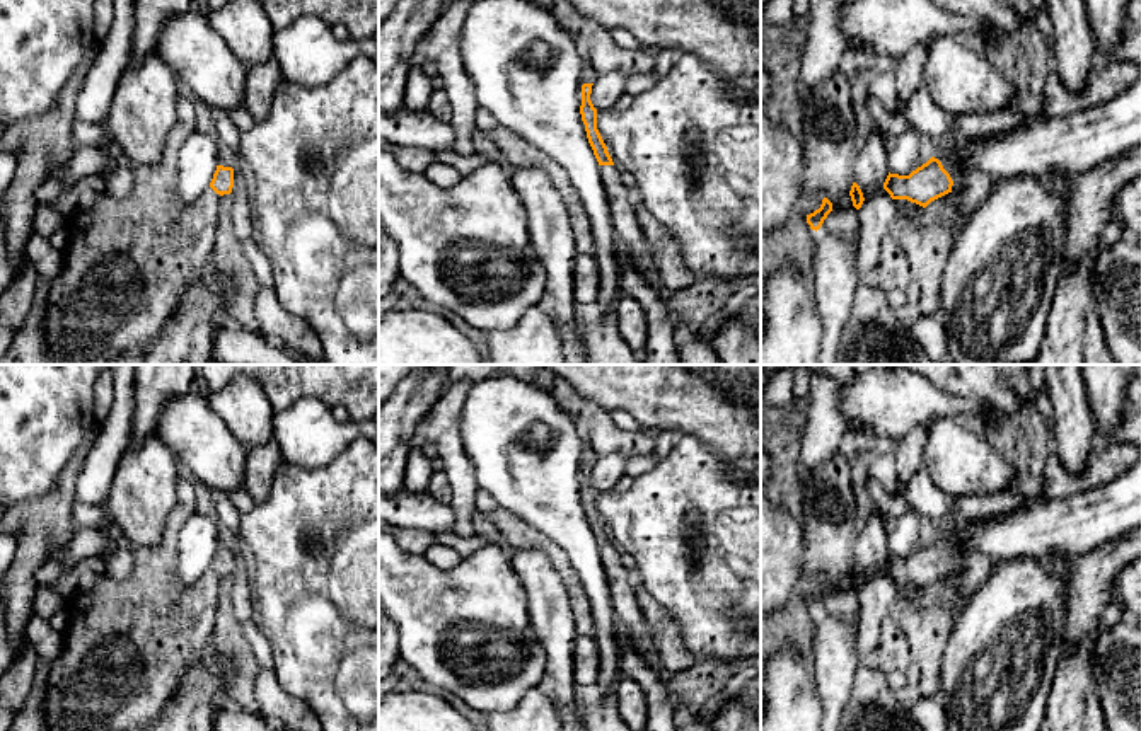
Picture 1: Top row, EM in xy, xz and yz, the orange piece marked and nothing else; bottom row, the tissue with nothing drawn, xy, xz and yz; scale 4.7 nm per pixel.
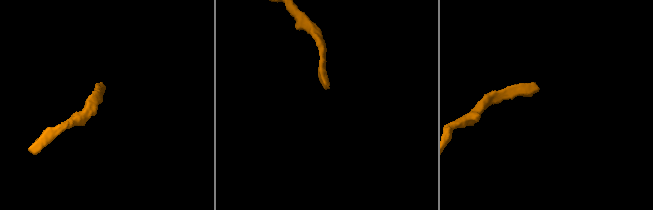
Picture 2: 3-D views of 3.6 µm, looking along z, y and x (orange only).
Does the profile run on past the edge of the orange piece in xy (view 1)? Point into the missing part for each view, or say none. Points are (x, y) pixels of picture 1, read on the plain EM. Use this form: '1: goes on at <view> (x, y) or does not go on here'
1: goes on at xy (224, 542)

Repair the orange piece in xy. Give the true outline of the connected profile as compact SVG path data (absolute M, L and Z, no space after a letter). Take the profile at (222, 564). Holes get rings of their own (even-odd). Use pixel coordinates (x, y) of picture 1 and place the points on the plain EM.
M222 535L210 569L220 578L230 576L237 559L239 554L235 552L230 538Z

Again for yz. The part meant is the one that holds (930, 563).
M931 538L909 557L890 555L883 571L892 581L907 581L926 590L931 583L952 574L964 573L969 555L947 538Z

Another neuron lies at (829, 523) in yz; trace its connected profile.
M837 450L814 470L800 472L800 479L807 501L803 564L832 584L820 612L854 622L860 619L860 600L849 573L858 504L849 462Z

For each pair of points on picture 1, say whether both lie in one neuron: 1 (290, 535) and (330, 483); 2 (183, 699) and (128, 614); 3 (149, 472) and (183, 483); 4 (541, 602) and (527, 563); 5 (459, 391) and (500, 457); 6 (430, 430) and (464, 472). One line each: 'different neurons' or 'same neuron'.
1: same neuron
2: different neurons
3: different neurons
4: same neuron
5: different neurons
6: same neuron

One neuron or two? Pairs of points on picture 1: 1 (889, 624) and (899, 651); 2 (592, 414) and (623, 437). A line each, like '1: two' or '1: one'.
1: one
2: one

